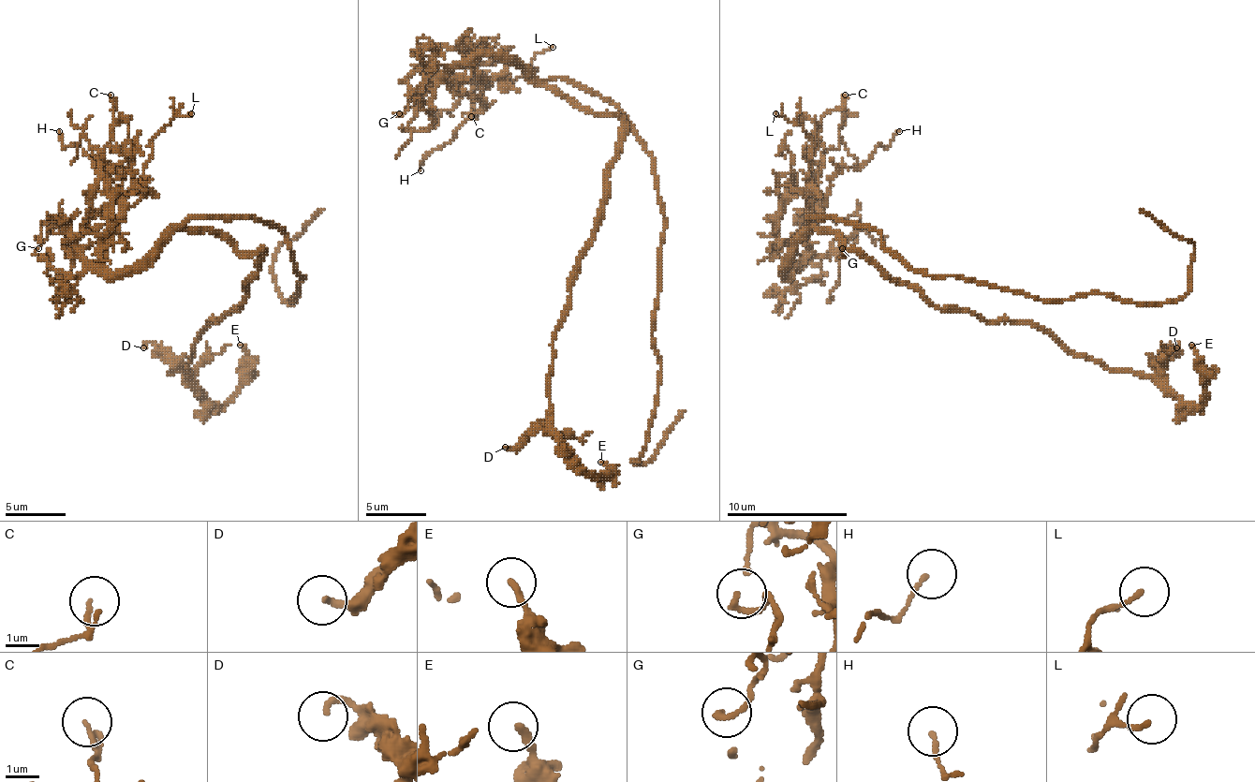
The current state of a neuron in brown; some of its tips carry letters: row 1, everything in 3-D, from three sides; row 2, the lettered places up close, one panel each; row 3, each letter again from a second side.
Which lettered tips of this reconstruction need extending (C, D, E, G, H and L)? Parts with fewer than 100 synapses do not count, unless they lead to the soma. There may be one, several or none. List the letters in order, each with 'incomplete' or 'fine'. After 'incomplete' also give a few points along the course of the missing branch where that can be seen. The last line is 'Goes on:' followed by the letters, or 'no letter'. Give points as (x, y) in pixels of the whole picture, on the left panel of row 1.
C: fine
D: fine
E: fine
G: fine
H: fine
L: fine
Goes on: no letter

